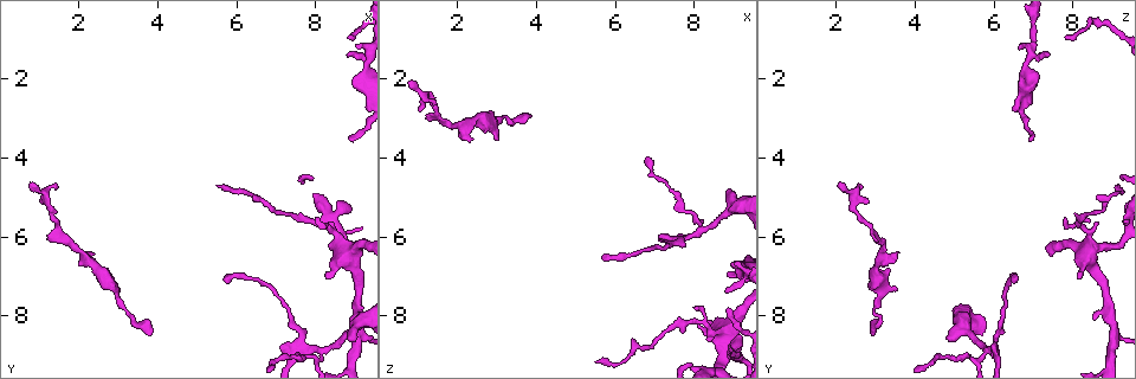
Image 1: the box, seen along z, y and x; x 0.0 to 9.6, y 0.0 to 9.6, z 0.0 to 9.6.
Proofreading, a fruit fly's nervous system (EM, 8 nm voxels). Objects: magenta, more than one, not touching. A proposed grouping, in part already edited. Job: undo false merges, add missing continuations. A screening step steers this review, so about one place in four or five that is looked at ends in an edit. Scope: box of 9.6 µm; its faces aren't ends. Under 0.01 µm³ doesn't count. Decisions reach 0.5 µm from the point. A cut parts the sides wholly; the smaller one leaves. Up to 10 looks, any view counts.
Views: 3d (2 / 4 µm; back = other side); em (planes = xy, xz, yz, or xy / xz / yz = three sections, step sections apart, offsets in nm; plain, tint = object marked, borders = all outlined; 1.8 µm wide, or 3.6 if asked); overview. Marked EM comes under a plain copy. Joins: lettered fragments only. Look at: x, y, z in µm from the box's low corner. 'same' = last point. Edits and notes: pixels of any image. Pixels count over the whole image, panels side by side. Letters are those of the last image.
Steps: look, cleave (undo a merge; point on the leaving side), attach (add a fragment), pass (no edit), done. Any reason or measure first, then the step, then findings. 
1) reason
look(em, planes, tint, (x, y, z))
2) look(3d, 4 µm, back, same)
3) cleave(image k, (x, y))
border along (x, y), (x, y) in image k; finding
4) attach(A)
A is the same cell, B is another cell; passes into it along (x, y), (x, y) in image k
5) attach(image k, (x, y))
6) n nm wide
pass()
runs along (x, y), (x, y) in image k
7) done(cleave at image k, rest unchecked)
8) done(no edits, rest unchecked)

calibre changes
look(3d, 2 µm, (9.00, 8.40, 9.10))

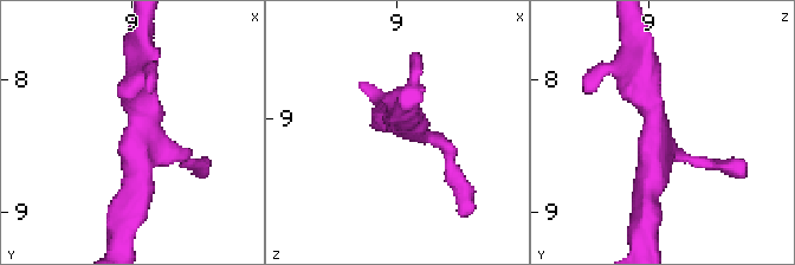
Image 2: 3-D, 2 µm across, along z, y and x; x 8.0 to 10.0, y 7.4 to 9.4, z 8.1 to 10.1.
shape alone is not enough
look(em, xz, step 4, borders, (9.06, 8.38, 9.06))

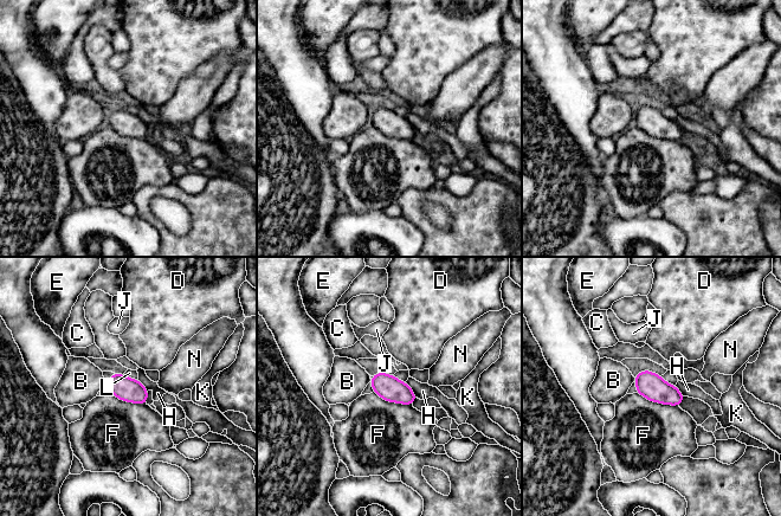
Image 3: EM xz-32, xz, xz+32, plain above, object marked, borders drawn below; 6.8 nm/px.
look(em, planes, borders, same)

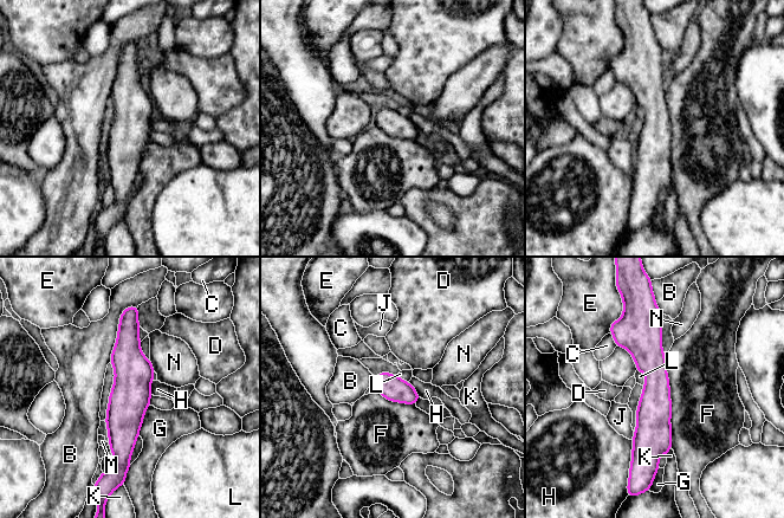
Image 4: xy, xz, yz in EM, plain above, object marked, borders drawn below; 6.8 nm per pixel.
pass()
B, C, D, E, F, G, H, J, K, L, M and N are other cells; runs along (134, 318), (128, 328), (122, 460) in image 4; one neuron here

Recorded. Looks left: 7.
sharp bend
look(em, xy, step 4, tint, (7.95, 8.80, 6.00))

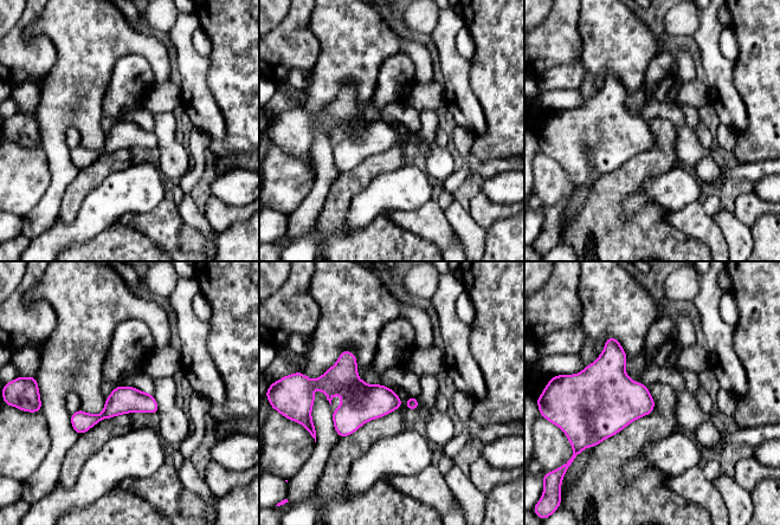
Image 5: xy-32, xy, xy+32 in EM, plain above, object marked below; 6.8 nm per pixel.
look(em, planes, borders, same)

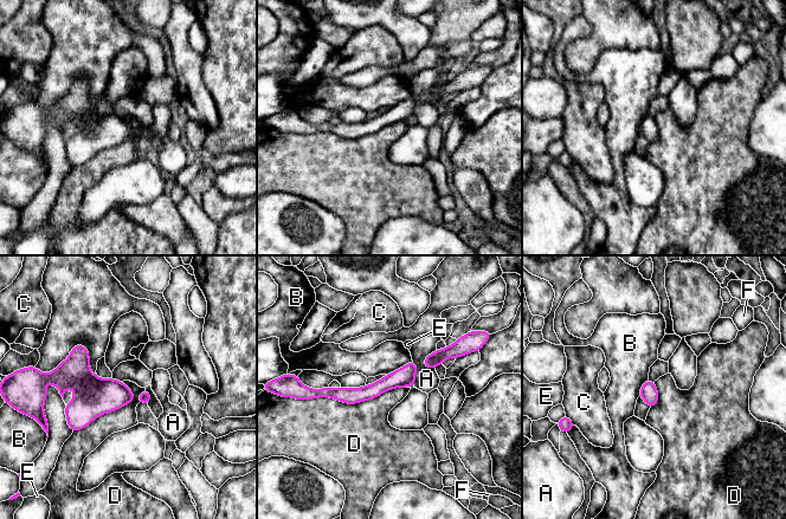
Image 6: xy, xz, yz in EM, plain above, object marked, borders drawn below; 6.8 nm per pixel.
120 nm wide
pass()
A, B, C, D, E and F are other cells; all the same neuron

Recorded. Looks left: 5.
thick turns thin
look(em, planes, borders, (8.30, 5.70, 8.25))

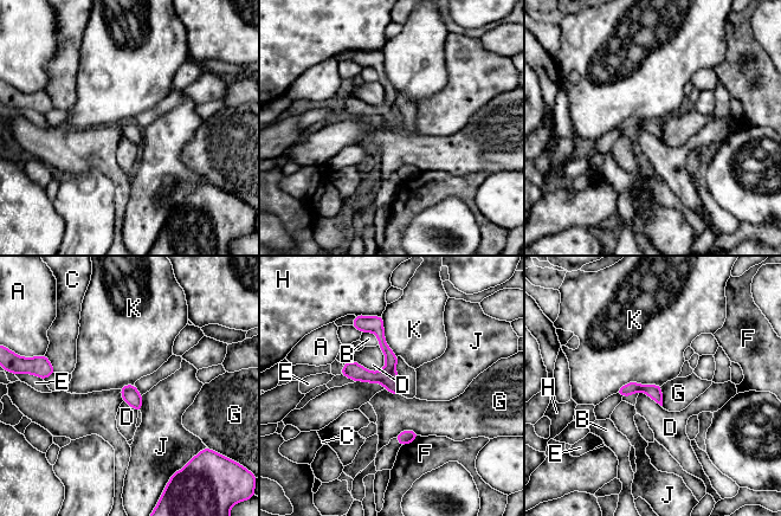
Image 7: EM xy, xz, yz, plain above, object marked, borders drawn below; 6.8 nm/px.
100 nm wide
pass()
A, B, C, D, E, F, G, H, J and K are other cells; runs along (379, 318), (398, 392) in image 7; all the same neuron

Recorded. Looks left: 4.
thin end
look(em, yz, step 8, borders, (8.85, 3.50, 6.95))

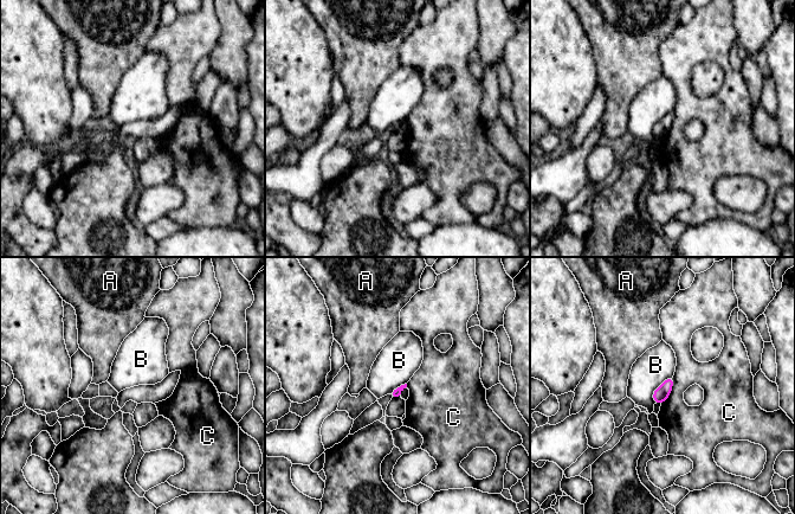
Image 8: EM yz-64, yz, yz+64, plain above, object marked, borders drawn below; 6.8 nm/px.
pass()
A, B and C are other cells; border along (672, 376), (653, 392), (654, 403) in image 8; none of them fits

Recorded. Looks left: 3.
done(no edits, rest unchecked)

